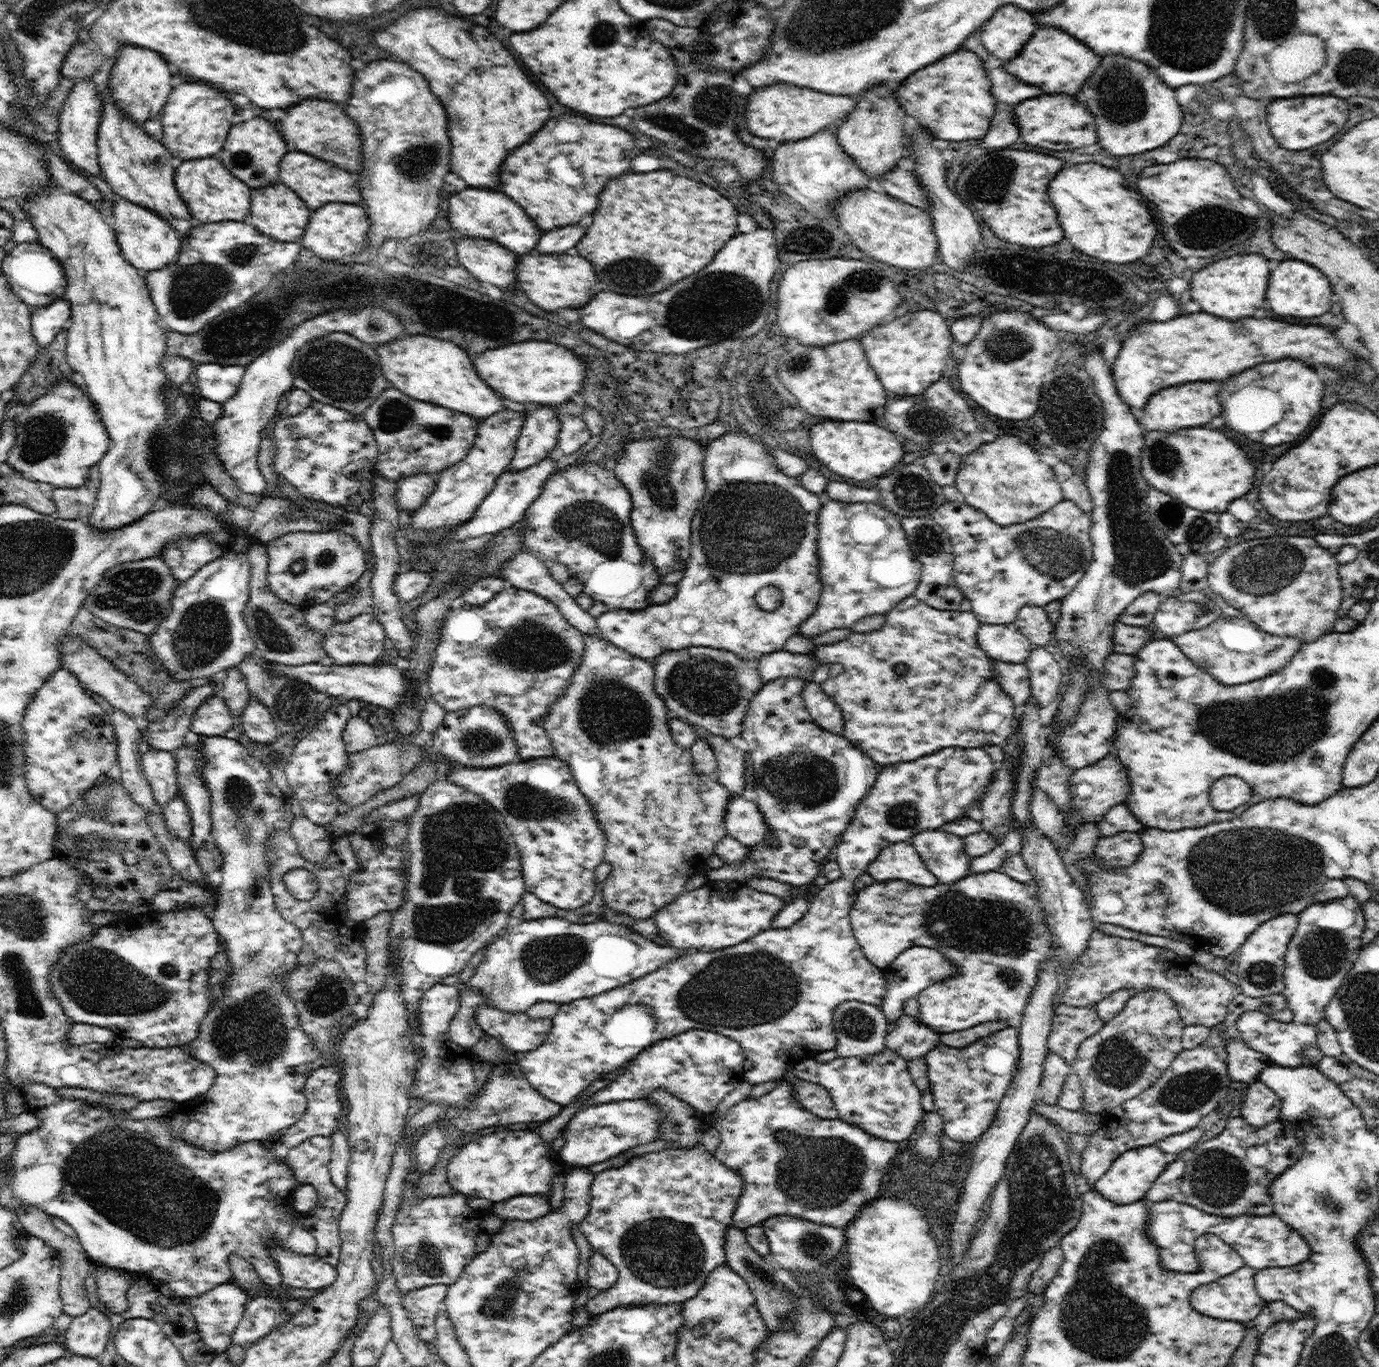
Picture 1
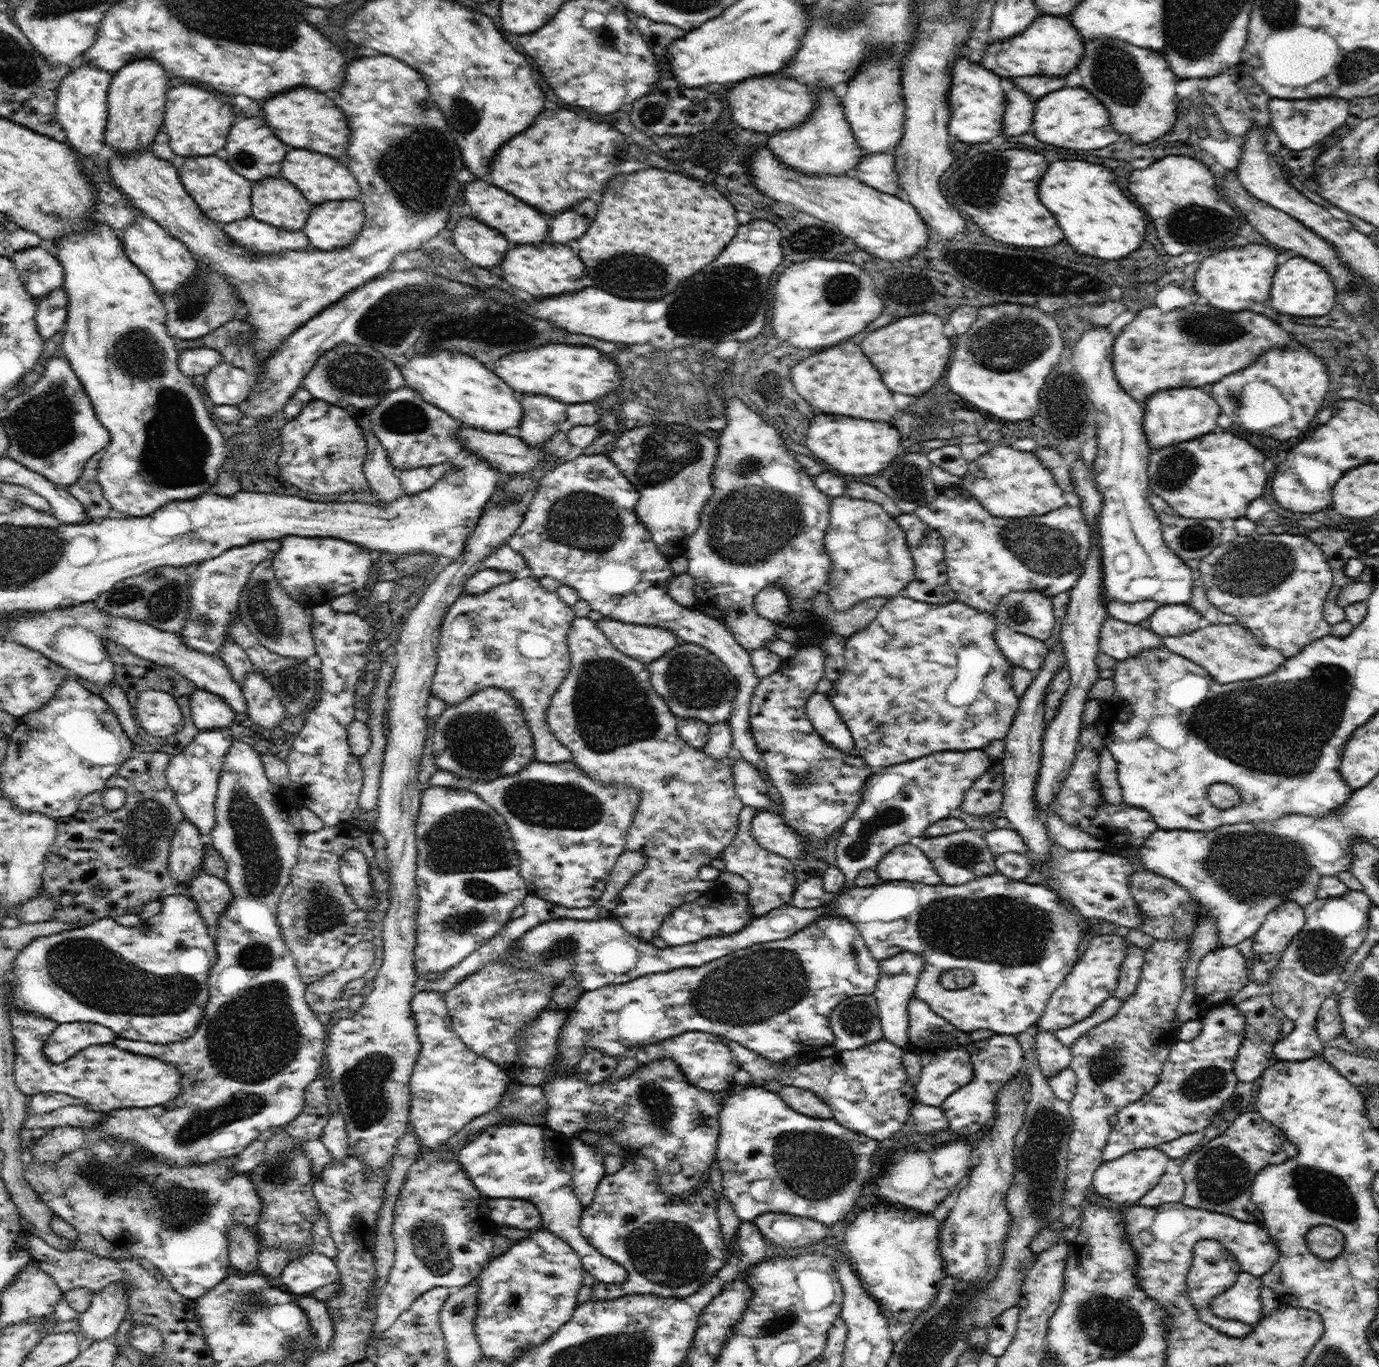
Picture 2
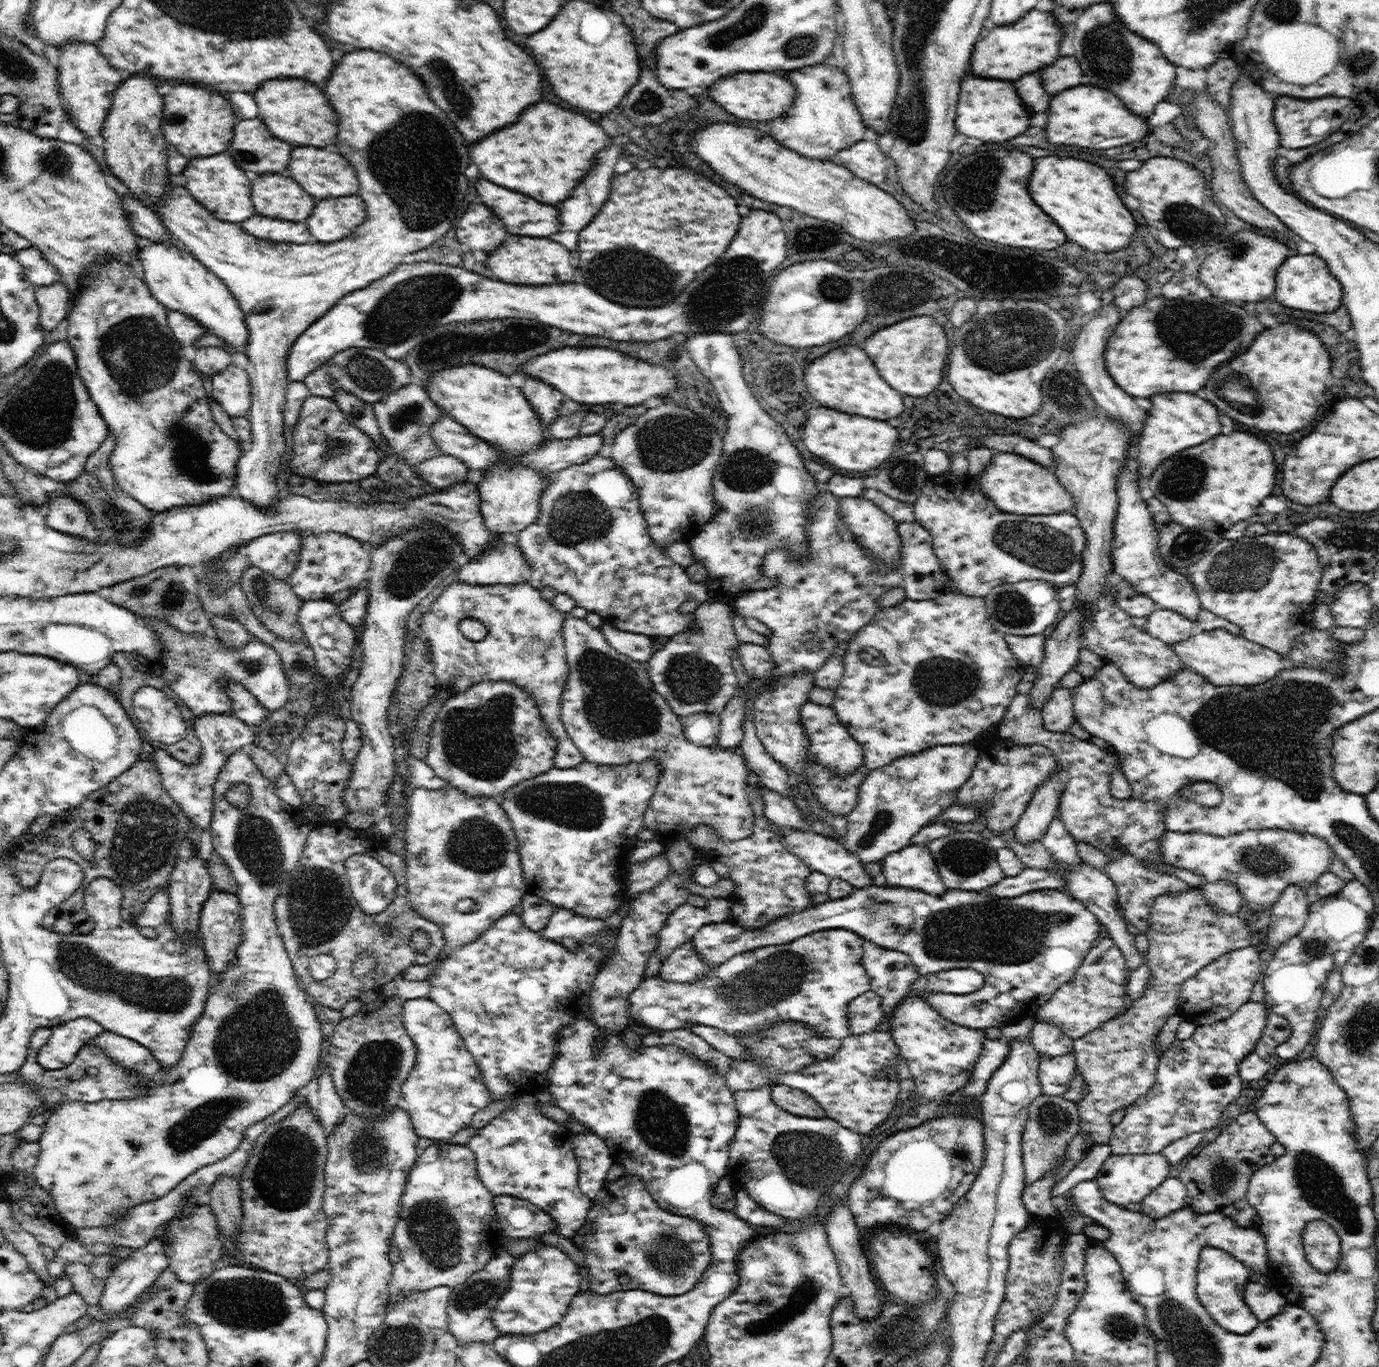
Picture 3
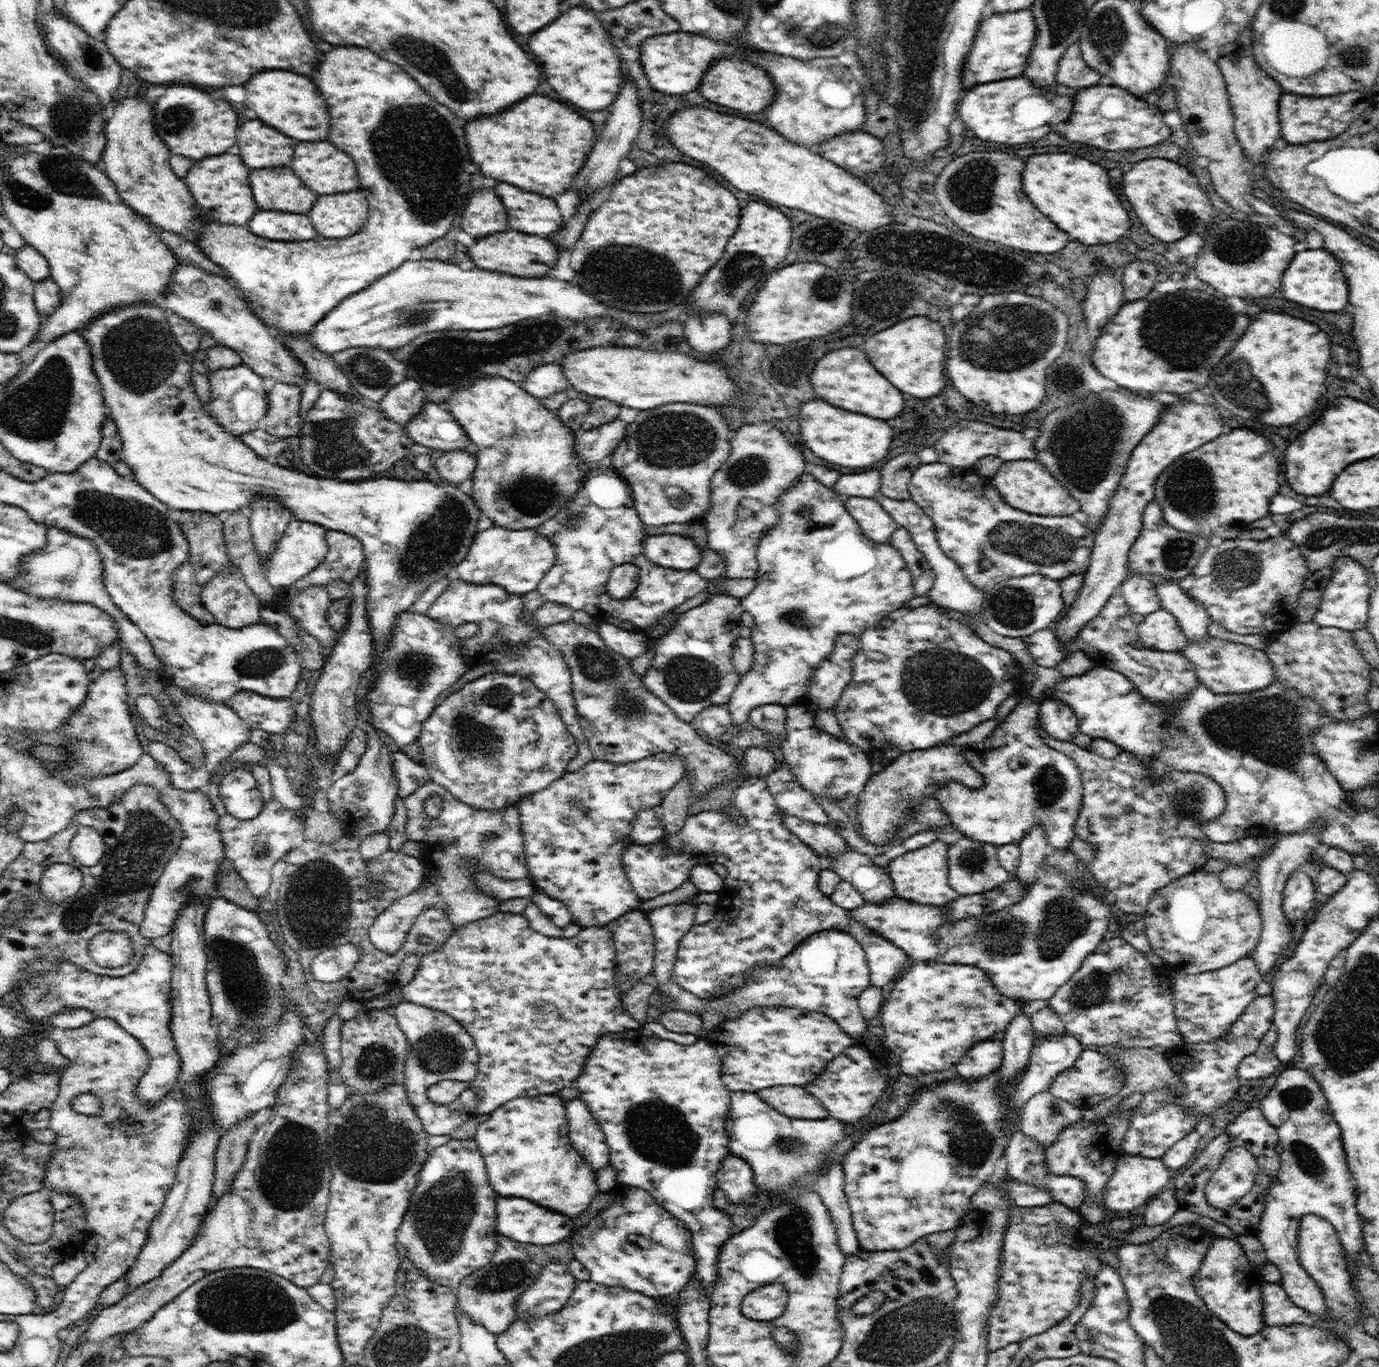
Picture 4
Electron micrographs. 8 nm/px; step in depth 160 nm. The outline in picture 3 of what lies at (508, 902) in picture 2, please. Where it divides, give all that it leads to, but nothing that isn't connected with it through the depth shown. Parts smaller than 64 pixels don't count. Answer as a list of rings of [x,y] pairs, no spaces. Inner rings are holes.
[[[452,786],[438,790],[415,788],[410,791],[407,800],[404,839],[406,844],[402,854],[407,862],[407,898],[410,906],[424,919],[438,924],[444,933],[445,945],[434,961],[436,967],[442,960],[450,958],[459,946],[472,942],[488,930],[498,917],[512,913],[527,892],[513,824],[502,805],[492,798],[472,798]]]

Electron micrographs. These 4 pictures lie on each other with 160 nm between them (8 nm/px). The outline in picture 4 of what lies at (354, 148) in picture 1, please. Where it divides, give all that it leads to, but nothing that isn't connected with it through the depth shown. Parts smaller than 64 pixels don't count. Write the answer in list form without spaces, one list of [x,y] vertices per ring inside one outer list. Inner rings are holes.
[[[262,70],[254,74],[246,84],[246,106],[252,108],[262,122],[274,126],[296,140],[326,140],[328,138],[328,110],[322,94],[310,78],[288,70]]]

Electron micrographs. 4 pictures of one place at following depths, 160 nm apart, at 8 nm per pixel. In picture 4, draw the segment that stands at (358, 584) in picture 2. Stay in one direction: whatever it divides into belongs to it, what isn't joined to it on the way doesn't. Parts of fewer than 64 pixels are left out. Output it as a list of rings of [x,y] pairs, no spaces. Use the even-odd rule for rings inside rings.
[[[326,530],[326,542],[326,558],[312,572],[292,584],[298,592],[305,591],[312,585],[328,586],[336,579],[350,584],[363,570],[366,555],[358,538],[344,532]]]

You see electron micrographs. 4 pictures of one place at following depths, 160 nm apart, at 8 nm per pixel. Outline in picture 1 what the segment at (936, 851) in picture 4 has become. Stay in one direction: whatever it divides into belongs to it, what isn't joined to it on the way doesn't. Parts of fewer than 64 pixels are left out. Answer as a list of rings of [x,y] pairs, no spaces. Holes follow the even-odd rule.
[[[909,841],[897,842],[882,849],[878,858],[868,865],[867,873],[876,882],[898,879],[925,887],[939,883]]]

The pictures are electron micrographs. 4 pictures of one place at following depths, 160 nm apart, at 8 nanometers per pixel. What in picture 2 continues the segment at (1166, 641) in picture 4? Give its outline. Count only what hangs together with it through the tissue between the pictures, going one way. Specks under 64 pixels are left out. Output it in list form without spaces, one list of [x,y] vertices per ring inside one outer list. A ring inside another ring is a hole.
[[[1160,604],[1150,617],[1150,624],[1152,632],[1168,637],[1198,630],[1204,623],[1202,613],[1191,604]]]

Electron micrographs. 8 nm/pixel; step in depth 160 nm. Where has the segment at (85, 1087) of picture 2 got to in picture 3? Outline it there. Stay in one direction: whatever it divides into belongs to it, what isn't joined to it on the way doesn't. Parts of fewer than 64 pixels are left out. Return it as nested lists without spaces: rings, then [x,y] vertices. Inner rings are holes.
[[[51,1028],[36,1029],[31,1036],[29,1053],[26,1062],[17,1071],[19,1078],[24,1084],[30,1084],[34,1088],[45,1090],[54,1088],[58,1097],[70,1101],[98,1102],[100,1100],[124,1100],[148,1096],[150,1087],[141,1080],[137,1074],[129,1072],[127,1068],[115,1064],[111,1058],[99,1046],[86,1044],[77,1052],[74,1060],[66,1068],[48,1070],[38,1061],[40,1049],[49,1041],[52,1034]]]

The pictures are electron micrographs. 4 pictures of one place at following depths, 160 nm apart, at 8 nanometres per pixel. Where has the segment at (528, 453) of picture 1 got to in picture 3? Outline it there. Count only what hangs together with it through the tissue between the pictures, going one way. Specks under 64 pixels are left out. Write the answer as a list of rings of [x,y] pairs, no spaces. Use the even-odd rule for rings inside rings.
[[[528,375],[521,391],[528,402],[531,402],[543,425],[550,426],[558,418],[558,407],[566,398],[558,389],[539,378]]]

